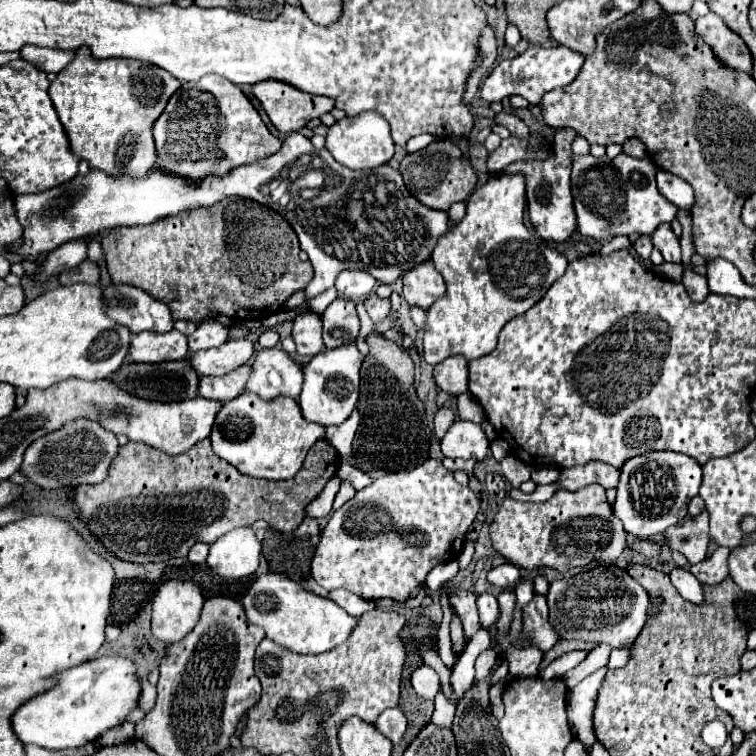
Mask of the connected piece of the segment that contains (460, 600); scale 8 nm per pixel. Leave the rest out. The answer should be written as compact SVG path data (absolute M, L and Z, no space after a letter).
M456 588L450 594L450 602L464 626L464 638L470 640L476 630L480 628L480 620L478 620L478 610L476 610L476 596L470 590L464 588Z

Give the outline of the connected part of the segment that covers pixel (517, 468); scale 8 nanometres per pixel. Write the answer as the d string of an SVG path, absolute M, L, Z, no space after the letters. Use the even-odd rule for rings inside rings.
M506 456L502 462L502 474L506 476L506 480L512 484L512 488L520 488L522 482L530 480L530 466L524 464L522 460L514 458L514 456Z

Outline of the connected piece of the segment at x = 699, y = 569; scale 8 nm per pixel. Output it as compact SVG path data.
M718 548L704 562L690 566L690 572L700 580L700 584L718 584L728 576L728 548Z

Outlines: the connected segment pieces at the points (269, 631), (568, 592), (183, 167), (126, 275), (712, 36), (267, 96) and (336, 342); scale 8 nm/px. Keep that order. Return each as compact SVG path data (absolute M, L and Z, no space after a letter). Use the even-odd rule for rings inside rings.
M272 572L260 576L252 584L252 588L242 598L242 606L246 610L248 622L264 628L266 638L298 654L322 654L332 650L350 636L360 620L360 616L348 614L336 602L320 598L304 590L298 582Z
M596 566L592 570L574 574L570 578L556 580L550 584L546 600L550 608L550 622L554 624L562 640L590 640L590 642L610 644L612 648L624 648L634 644L646 622L646 610L650 604L648 592L636 580L632 580L632 576L628 576L624 568L618 566Z
M204 76L198 82L184 82L180 92L172 94L166 110L154 124L158 150L156 166L188 176L194 182L210 174L224 176L228 170L266 158L280 150L280 140L270 134L258 110L244 96L240 86L220 76Z
M228 198L228 202L210 208L196 208L178 216L168 216L150 226L112 228L102 238L106 268L114 284L132 284L152 298L164 302L174 320L192 320L200 324L210 314L226 314L238 320L262 320L274 314L296 292L312 280L310 262L298 258L300 246L292 226L274 210L252 202ZM234 260L242 264L242 278L234 274Z
M708 12L706 16L700 16L696 20L696 34L704 38L714 50L714 54L730 68L742 70L746 74L752 72L752 54L746 48L744 40L732 32L720 16L714 12Z
M276 80L254 84L252 94L262 102L262 108L266 110L270 122L282 134L298 132L312 118L320 118L334 108L332 98L312 96Z
M336 298L322 314L324 322L324 344L326 348L338 348L356 340L360 330L360 320L356 314L356 302Z

